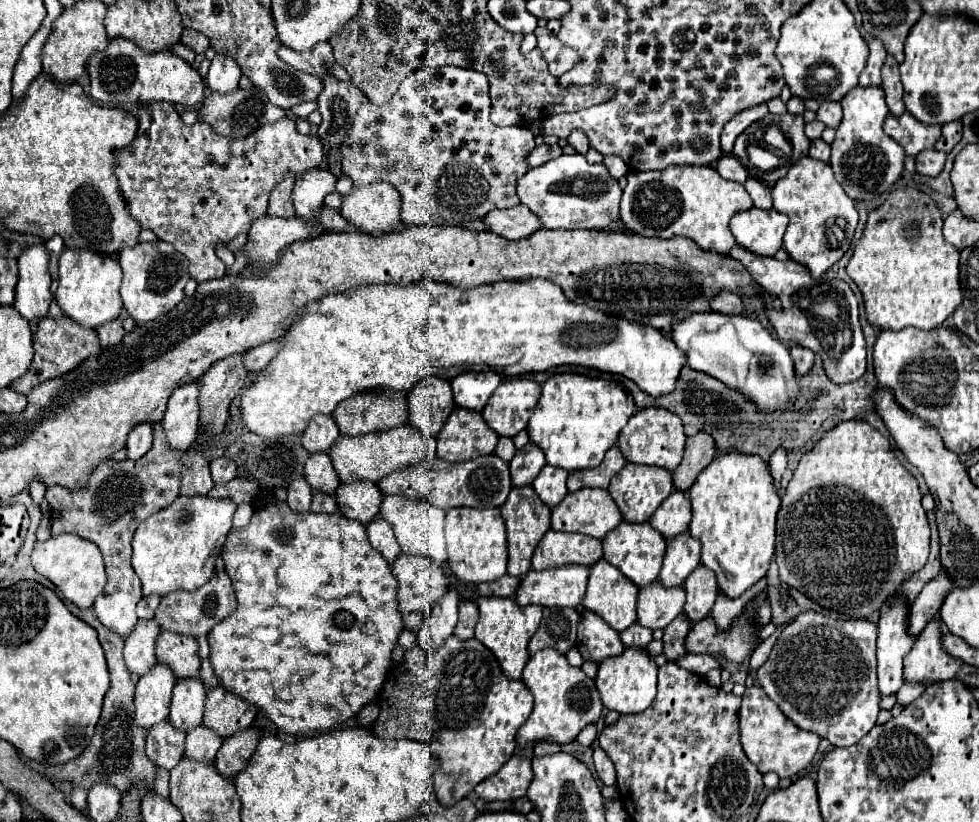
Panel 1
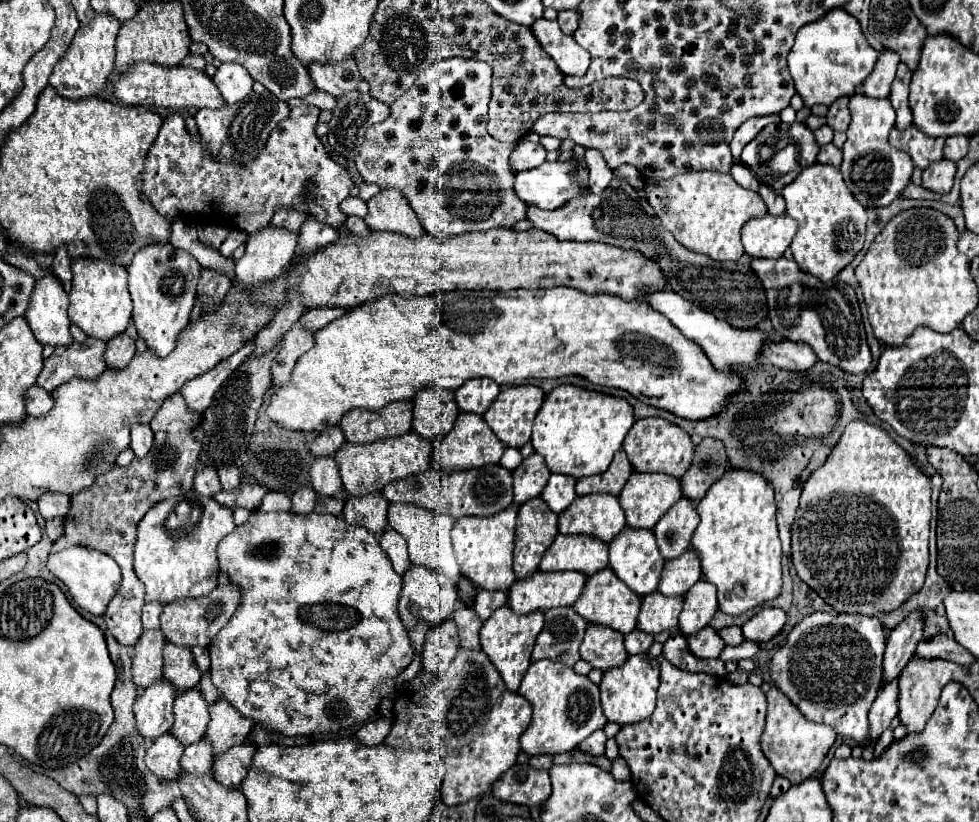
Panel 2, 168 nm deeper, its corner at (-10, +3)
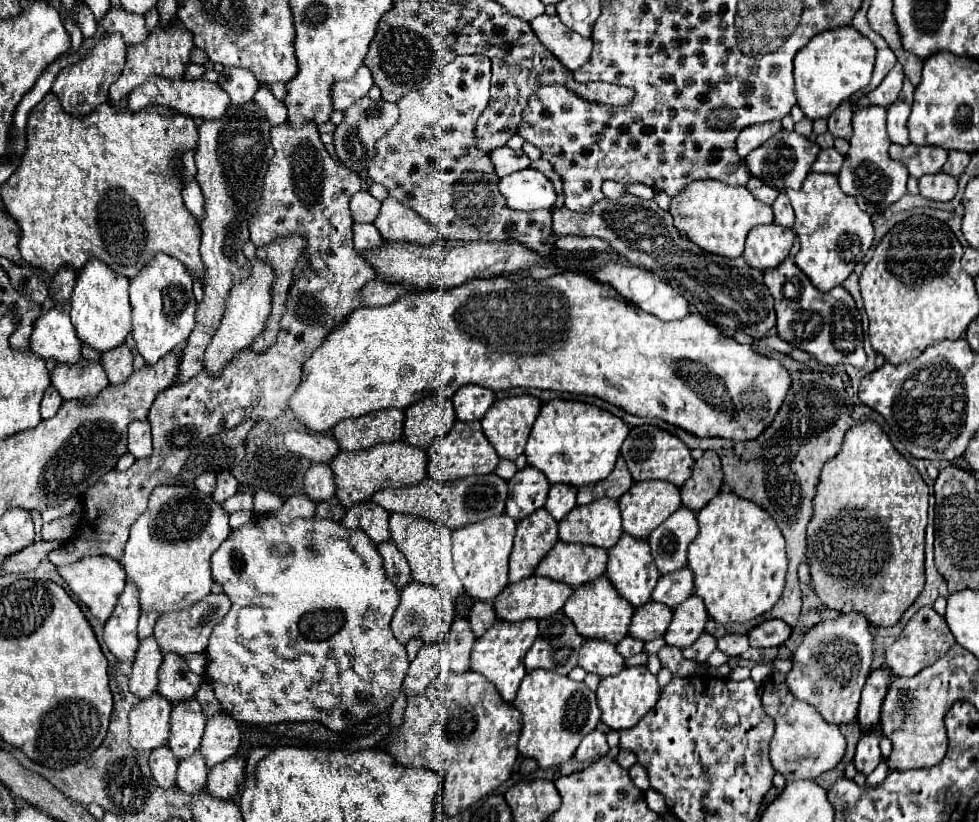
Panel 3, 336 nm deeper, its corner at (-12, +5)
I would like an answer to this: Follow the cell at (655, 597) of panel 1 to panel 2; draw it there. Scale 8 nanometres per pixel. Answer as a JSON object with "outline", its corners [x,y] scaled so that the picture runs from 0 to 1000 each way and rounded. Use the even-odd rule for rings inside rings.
{"outline":[[[664,720],[656,727],[656,740],[652,749],[652,764],[664,771],[672,771],[676,766],[686,766],[693,762],[693,749],[699,730],[697,725],[678,725],[676,720]]]}

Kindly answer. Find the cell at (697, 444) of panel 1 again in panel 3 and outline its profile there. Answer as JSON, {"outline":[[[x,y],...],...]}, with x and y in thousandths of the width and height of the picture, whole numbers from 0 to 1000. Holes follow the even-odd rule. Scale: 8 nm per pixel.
{"outline":[[[723,547],[709,564],[707,579],[697,591],[697,616],[705,618],[707,623],[715,623],[735,599],[735,591],[737,591],[735,557],[727,547]]]}

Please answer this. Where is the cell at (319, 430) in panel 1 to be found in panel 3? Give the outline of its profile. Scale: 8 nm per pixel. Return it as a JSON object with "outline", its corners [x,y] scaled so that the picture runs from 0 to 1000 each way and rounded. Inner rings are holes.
{"outline":[[[294,526],[290,540],[298,552],[311,555],[317,562],[337,562],[347,547],[343,533],[325,526]]]}

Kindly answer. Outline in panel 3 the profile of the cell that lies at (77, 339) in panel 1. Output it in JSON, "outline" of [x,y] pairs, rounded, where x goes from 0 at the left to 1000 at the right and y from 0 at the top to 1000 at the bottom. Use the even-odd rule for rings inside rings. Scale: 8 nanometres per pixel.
{"outline":[[[82,438],[76,448],[59,443],[51,457],[53,470],[61,477],[65,487],[94,484],[110,470],[110,460],[102,440],[92,443],[88,438]]]}

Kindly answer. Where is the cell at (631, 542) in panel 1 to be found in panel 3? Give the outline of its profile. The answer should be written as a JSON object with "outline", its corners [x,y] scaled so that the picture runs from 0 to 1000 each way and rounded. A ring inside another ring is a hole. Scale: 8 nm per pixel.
{"outline":[[[635,650],[635,655],[631,657],[631,662],[627,667],[621,669],[621,693],[619,693],[621,706],[625,708],[625,713],[629,715],[629,720],[641,730],[648,740],[660,735],[664,730],[664,723],[674,703],[666,674],[664,674],[664,664],[660,657],[656,655],[644,655],[644,650]]]}

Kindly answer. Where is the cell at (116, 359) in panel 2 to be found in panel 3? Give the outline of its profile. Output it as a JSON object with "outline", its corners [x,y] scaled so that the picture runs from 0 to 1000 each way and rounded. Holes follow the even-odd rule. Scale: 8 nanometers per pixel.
{"outline":[[[125,418],[116,426],[106,428],[104,431],[104,445],[110,455],[112,467],[116,467],[116,470],[125,467],[137,453],[137,448],[135,448],[135,426],[129,418]]]}

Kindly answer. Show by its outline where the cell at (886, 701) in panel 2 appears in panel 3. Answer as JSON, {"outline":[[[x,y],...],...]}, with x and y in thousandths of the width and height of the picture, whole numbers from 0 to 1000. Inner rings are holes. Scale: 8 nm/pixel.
{"outline":[[[895,886],[893,891],[887,891],[878,898],[876,910],[874,910],[874,920],[872,920],[872,932],[876,939],[889,942],[899,929],[899,925],[901,925],[899,908],[897,908],[899,898],[901,898],[899,886]]]}

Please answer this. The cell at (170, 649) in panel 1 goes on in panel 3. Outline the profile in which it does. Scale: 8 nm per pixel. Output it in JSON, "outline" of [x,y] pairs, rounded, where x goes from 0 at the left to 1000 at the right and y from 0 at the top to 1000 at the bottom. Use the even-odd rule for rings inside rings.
{"outline":[[[168,796],[165,810],[161,815],[161,844],[172,854],[182,856],[186,852],[198,849],[206,825],[192,815],[188,800],[182,796]]]}

